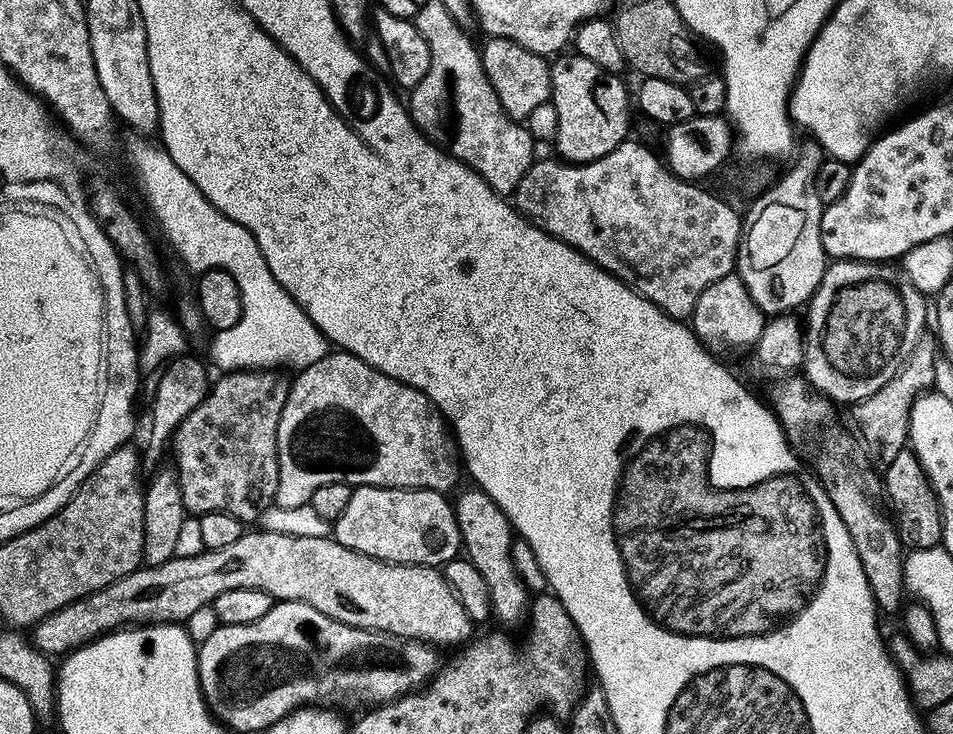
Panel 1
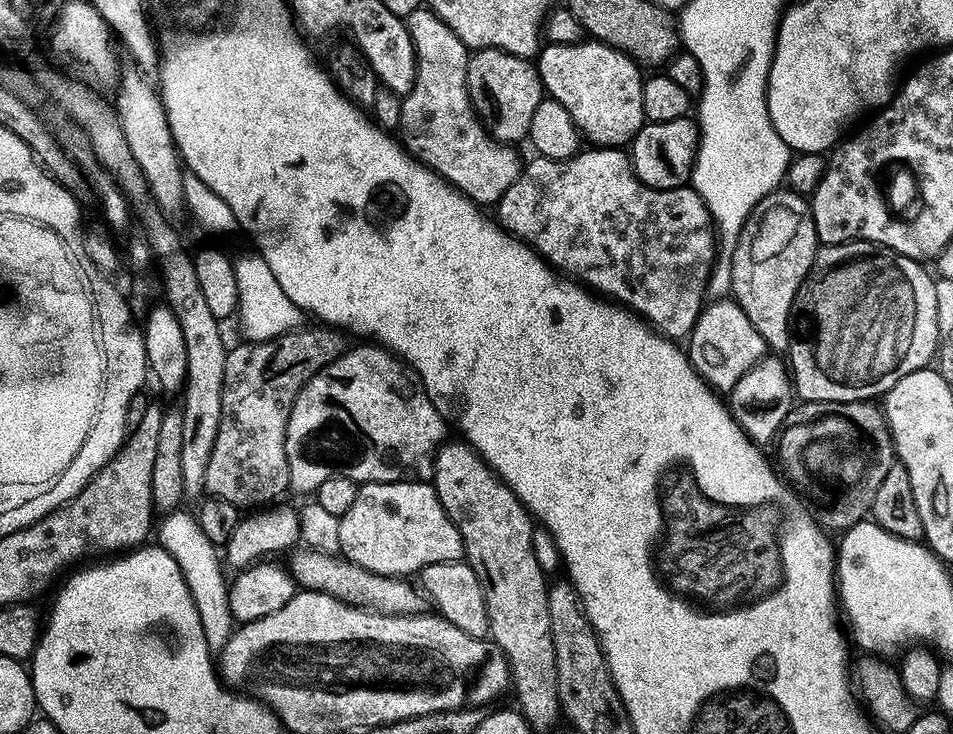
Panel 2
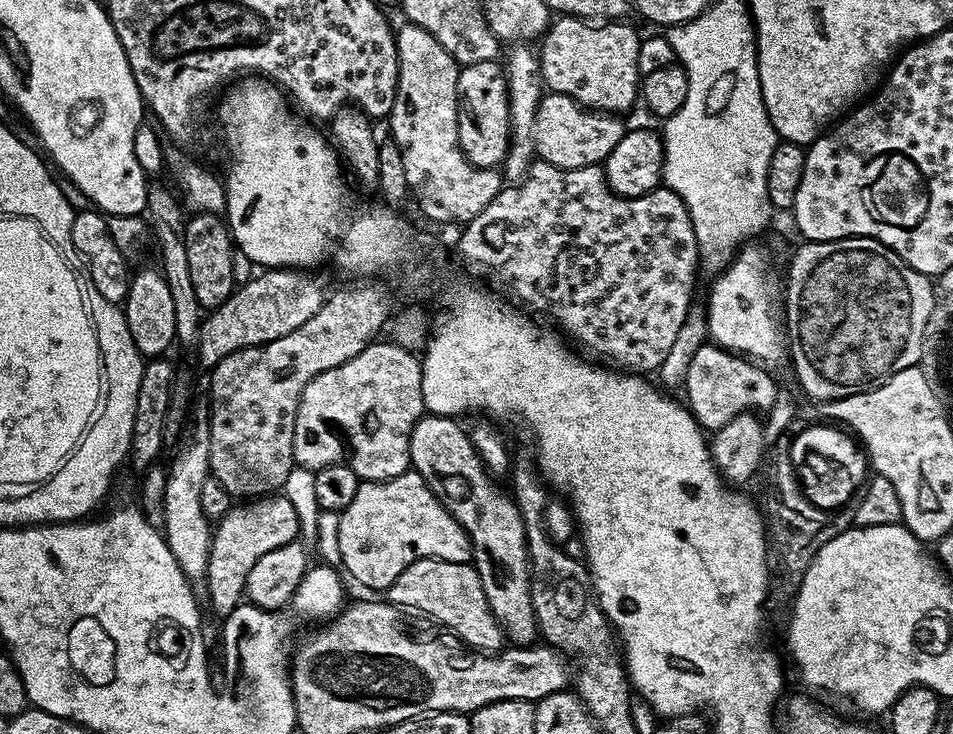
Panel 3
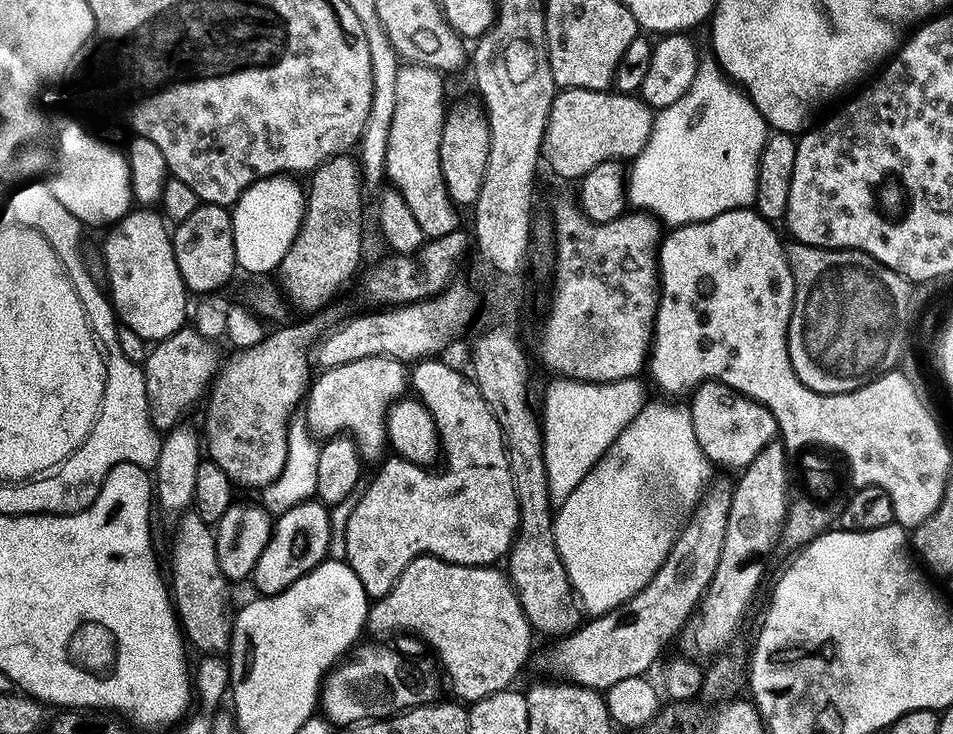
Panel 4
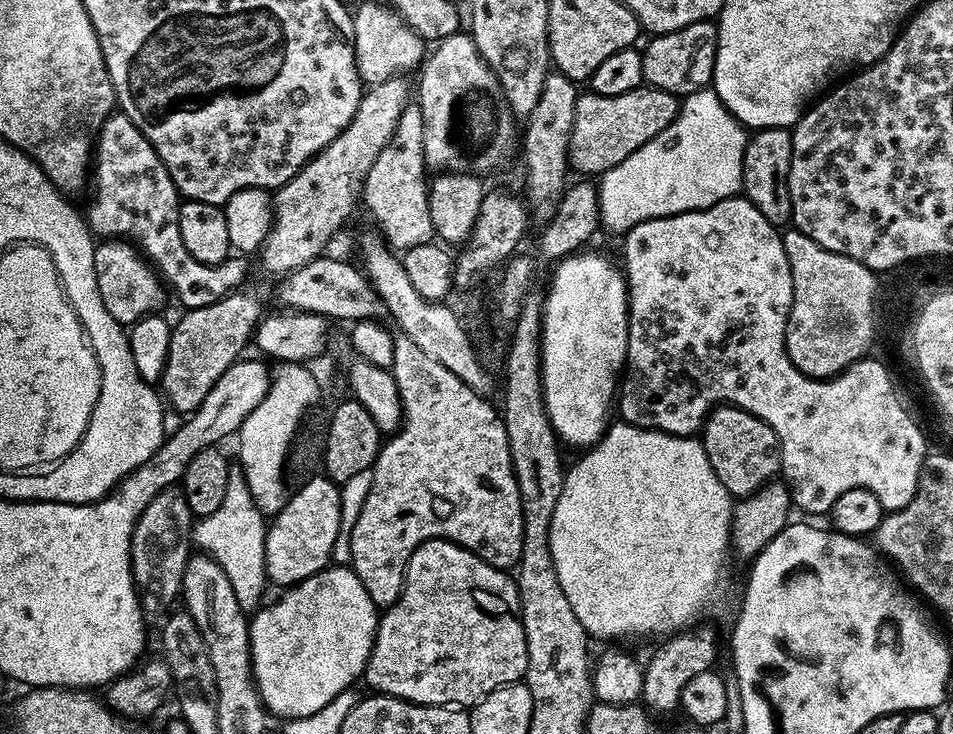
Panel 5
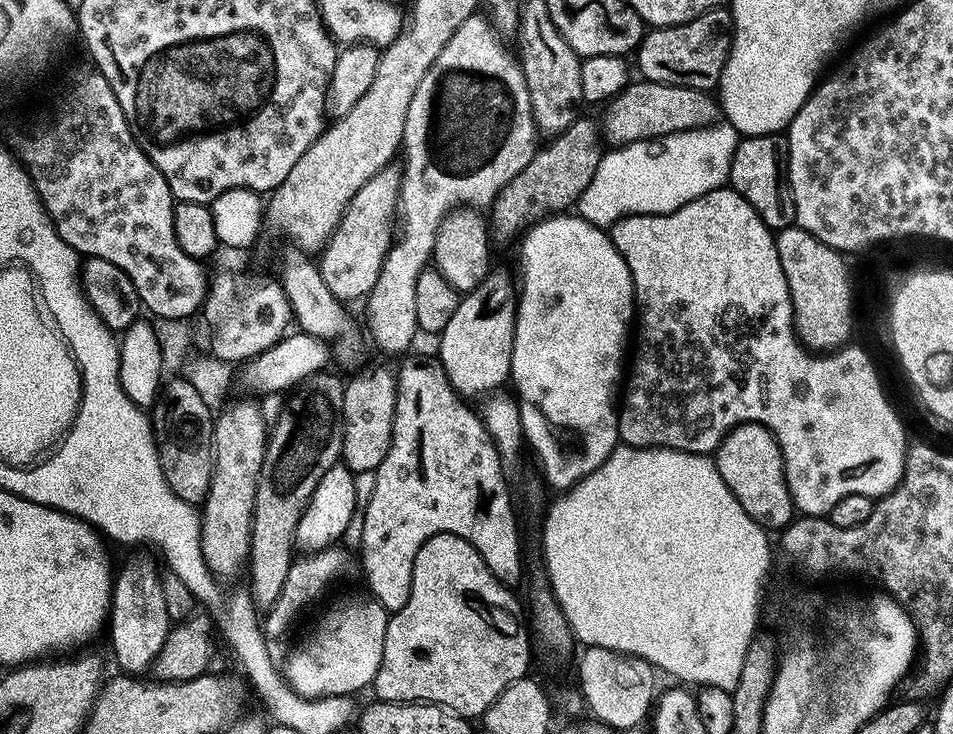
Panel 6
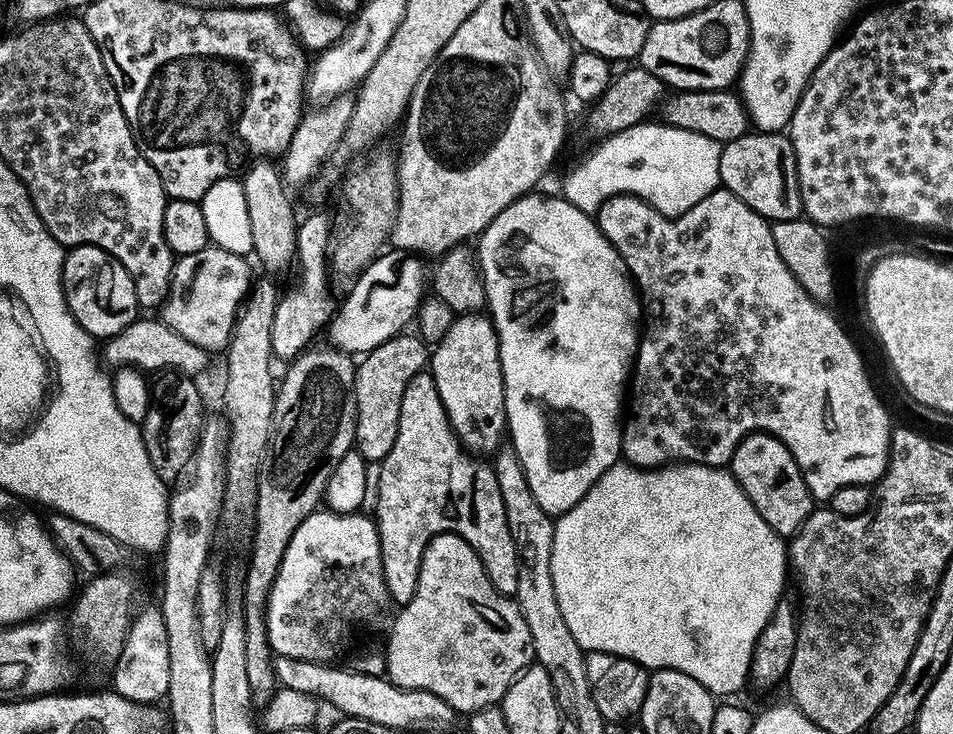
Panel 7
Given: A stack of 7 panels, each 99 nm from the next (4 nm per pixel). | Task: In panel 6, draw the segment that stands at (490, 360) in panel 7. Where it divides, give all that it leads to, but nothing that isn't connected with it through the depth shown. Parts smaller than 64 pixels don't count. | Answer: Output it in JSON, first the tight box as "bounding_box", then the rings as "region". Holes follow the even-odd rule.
{"bounding_box":[438,271,518,397],"region":[[[489,271],[488,276],[473,292],[463,293],[459,304],[444,329],[438,333],[438,362],[461,397],[487,397],[501,387],[512,374],[512,351],[516,333],[518,288],[504,272]],[[476,371],[476,380],[467,380],[460,372]]]}

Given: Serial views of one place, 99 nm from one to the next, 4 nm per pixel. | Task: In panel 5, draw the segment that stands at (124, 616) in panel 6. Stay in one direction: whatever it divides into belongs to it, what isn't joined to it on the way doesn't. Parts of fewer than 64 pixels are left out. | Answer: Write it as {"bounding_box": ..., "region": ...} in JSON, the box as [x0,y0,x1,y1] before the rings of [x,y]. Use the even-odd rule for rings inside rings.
{"bounding_box":[130,487,194,600],"region":[[[175,487],[165,488],[144,507],[139,522],[132,526],[130,557],[132,575],[141,589],[149,588],[160,600],[177,599],[180,580],[184,577],[184,565],[188,563],[190,555],[184,532],[191,533],[193,528],[194,517],[190,506]]]}

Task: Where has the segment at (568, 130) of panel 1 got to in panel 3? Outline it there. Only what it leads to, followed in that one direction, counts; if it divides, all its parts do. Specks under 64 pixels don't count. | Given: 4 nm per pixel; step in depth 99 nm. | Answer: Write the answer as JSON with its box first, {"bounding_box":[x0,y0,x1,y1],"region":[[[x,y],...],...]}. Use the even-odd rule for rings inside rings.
{"bounding_box":[538,15,642,114],"region":[[[561,15],[549,23],[547,32],[538,44],[541,81],[551,91],[574,98],[583,108],[625,114],[624,112],[631,110],[632,103],[637,103],[640,95],[642,75],[638,68],[638,54],[641,41],[641,34],[636,33],[628,22],[596,23],[581,20],[578,16]]]}

